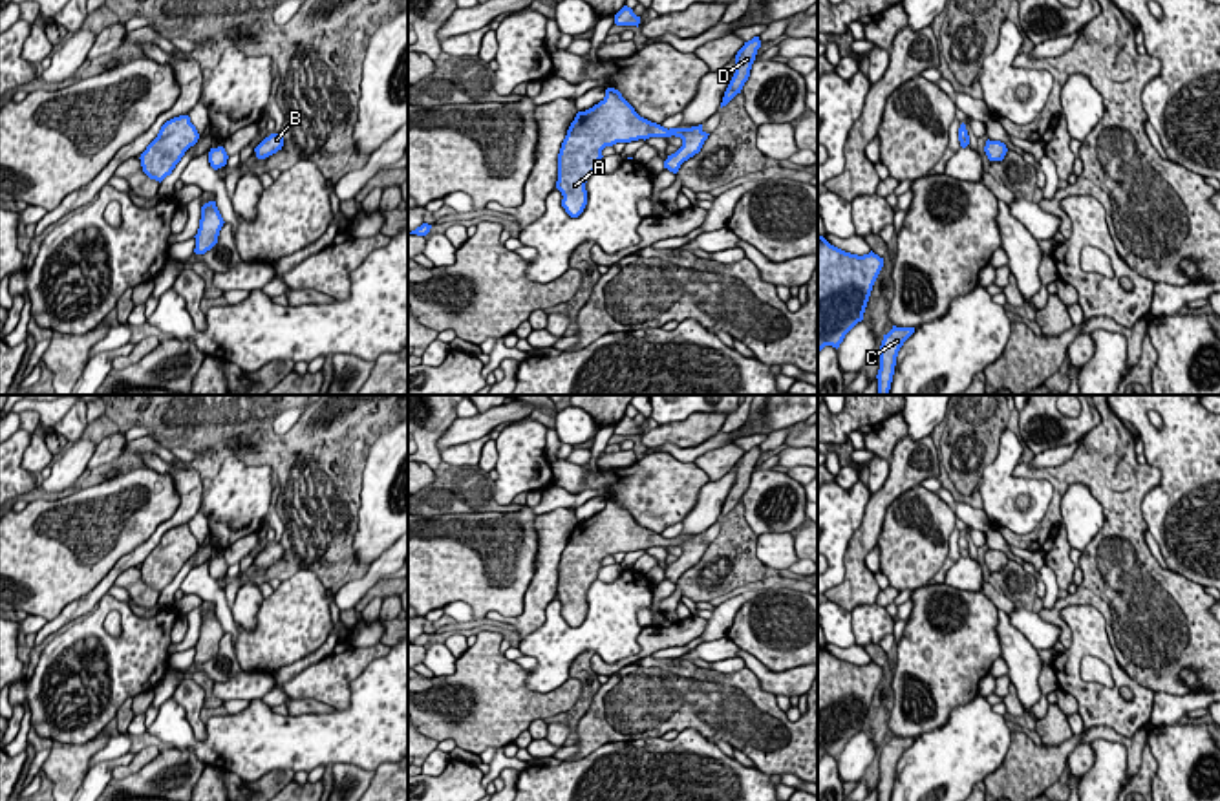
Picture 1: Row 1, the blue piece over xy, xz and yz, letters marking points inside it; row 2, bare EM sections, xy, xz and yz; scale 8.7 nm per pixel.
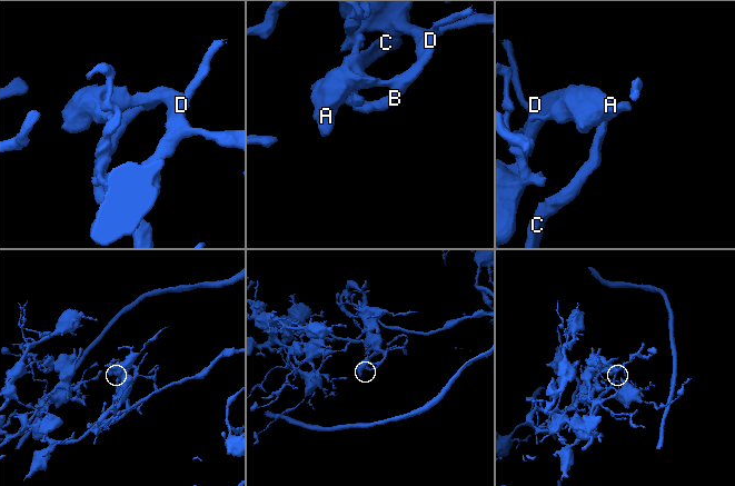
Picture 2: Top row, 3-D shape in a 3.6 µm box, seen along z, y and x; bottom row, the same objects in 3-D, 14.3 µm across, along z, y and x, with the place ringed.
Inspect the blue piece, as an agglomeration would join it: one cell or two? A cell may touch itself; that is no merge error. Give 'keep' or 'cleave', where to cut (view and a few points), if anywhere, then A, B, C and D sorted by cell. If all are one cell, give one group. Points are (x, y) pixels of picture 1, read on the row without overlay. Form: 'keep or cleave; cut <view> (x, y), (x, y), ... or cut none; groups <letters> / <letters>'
keep; cut none; groups A B C D

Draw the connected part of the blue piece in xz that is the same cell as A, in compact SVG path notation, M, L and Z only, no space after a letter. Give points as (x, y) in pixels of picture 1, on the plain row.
M615 497L585 521L578 521L571 532L558 563L558 591L562 616L571 627L578 627L587 614L587 587L598 578L602 560L616 552L631 552L649 547L680 547L682 556L668 565L664 578L677 583L680 574L701 561L710 543L702 534L691 538L664 538L640 527Z

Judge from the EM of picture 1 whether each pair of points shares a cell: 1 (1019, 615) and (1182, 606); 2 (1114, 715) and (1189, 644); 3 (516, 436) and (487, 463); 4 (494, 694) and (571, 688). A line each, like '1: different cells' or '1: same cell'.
1: different cells
2: different cells
3: different cells
4: same cell

